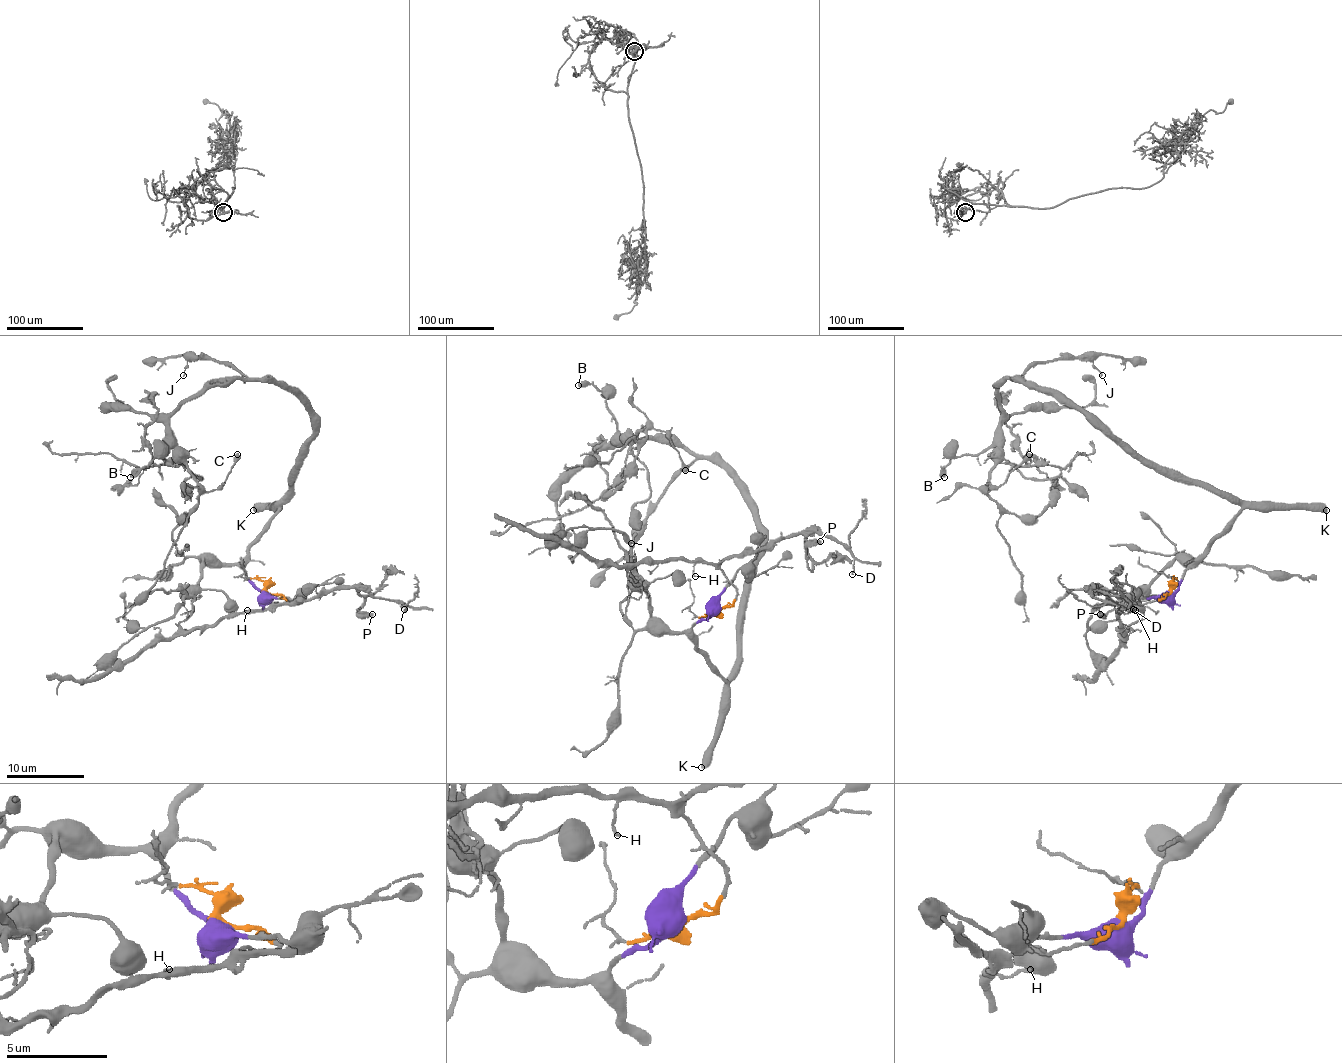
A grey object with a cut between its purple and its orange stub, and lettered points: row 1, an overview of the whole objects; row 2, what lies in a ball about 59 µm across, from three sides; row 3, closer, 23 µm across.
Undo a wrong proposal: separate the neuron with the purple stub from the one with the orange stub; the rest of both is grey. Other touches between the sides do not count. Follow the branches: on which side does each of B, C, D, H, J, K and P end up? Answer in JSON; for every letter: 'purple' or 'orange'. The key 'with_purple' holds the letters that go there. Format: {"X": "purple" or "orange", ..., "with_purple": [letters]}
{"B": "purple", "C": "purple", "D": "orange", "H": "orange", "J": "purple", "K": "purple", "P": "orange", "with_purple": ["B", "C", "J", "K"]}

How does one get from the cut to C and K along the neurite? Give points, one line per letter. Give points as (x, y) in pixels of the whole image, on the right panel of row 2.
C: (1169, 592), (1239, 504), (1143, 465), (1083, 414), (1006, 379), (989, 491), (1030, 454)
K: (1169, 592), (1172, 592), (1188, 567), (1245, 508), (1327, 510)

